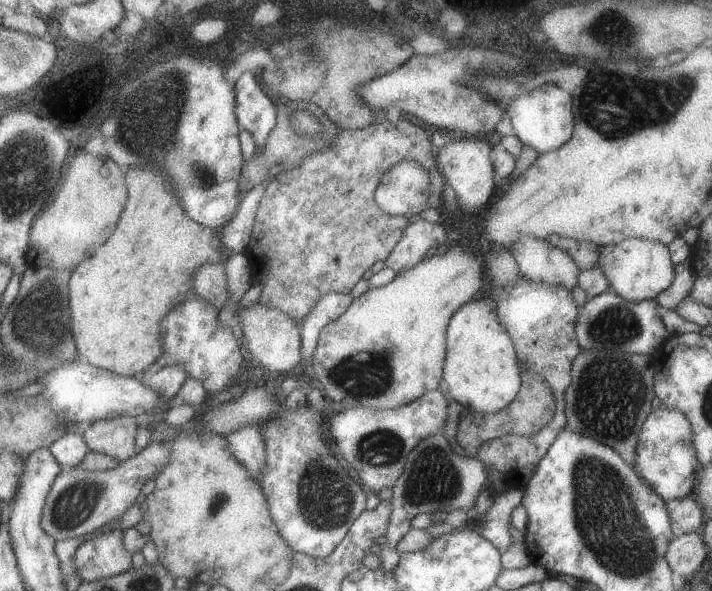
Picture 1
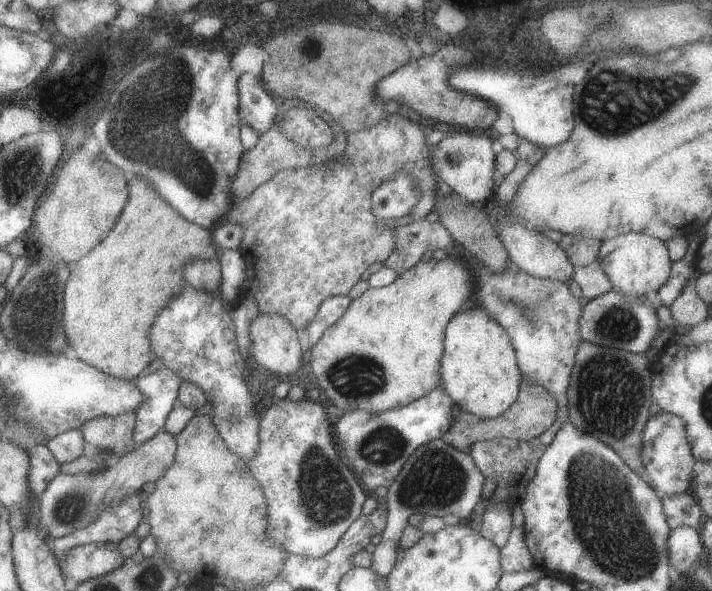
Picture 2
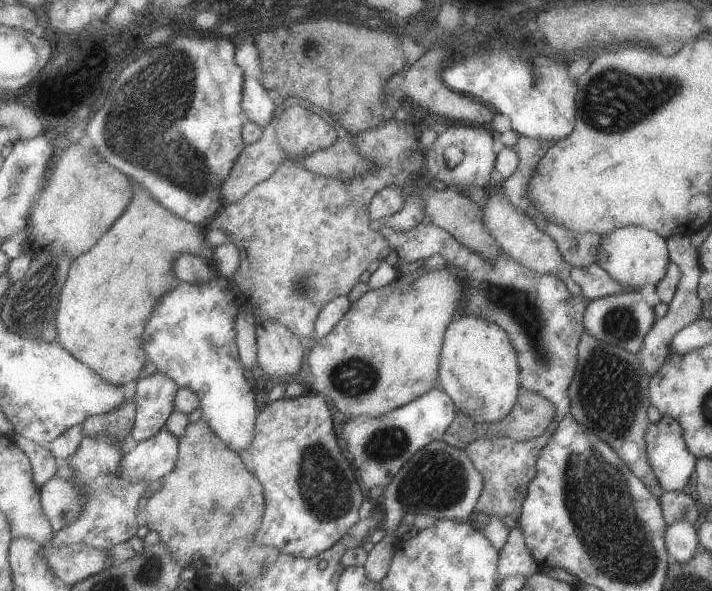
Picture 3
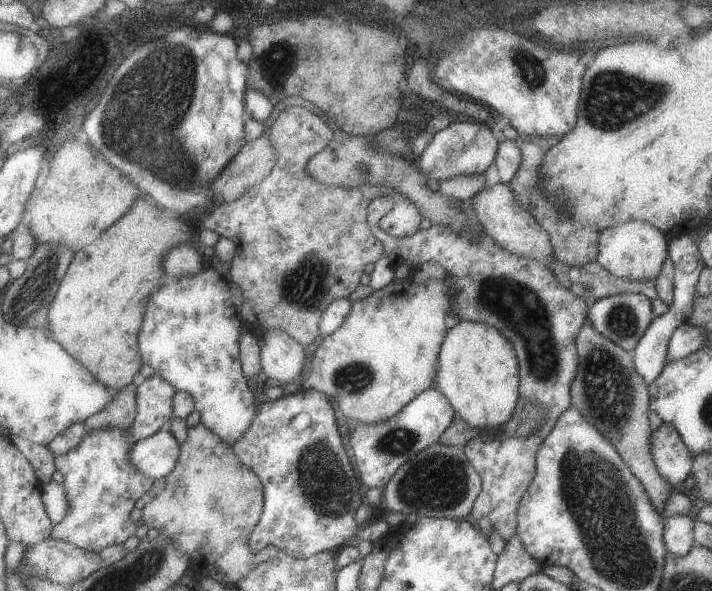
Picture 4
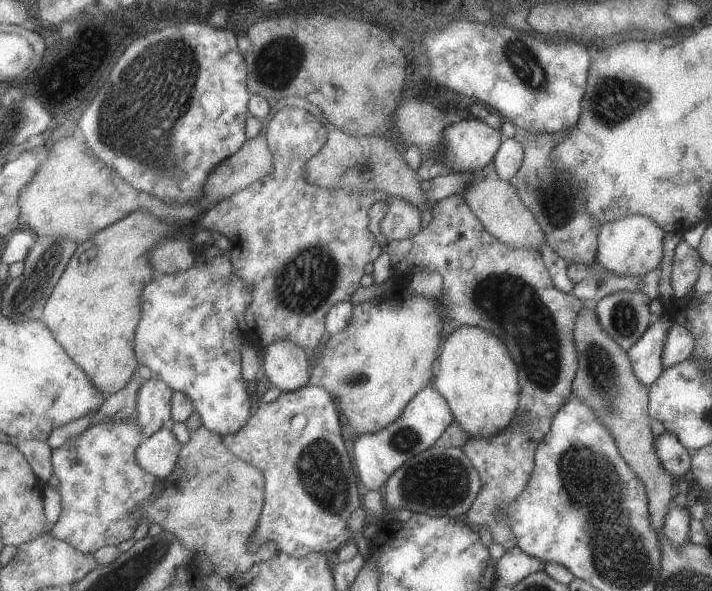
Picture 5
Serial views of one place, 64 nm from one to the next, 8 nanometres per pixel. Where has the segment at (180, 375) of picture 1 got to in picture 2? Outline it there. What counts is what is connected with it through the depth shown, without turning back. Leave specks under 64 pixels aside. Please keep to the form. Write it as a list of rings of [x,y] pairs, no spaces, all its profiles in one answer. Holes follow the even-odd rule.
[[[161,368],[155,374],[141,374],[137,378],[137,384],[147,394],[147,400],[137,412],[139,422],[135,430],[135,442],[137,448],[141,448],[165,430],[169,414],[179,404],[185,380],[181,380],[181,376],[177,376],[175,370]]]

